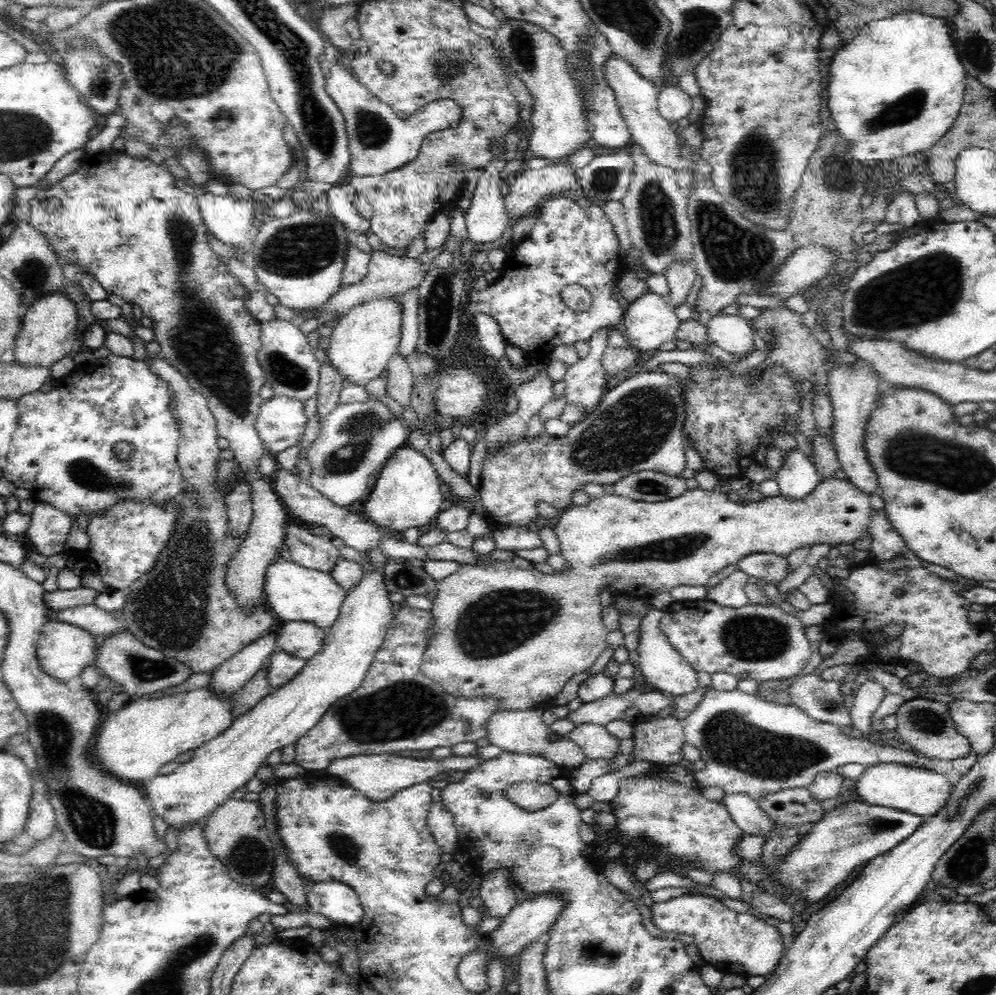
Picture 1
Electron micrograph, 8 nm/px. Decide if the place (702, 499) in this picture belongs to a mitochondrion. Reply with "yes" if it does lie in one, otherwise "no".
no

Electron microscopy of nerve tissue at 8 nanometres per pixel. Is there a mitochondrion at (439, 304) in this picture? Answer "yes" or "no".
yes

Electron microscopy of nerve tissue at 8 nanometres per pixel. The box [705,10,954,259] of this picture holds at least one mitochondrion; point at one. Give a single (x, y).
(755, 177)

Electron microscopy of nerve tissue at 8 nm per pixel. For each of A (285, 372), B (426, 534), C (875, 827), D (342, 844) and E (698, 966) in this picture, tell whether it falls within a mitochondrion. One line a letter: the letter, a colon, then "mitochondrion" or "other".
A: mitochondrion
B: other
C: mitochondrion
D: mitochondrion
E: other

